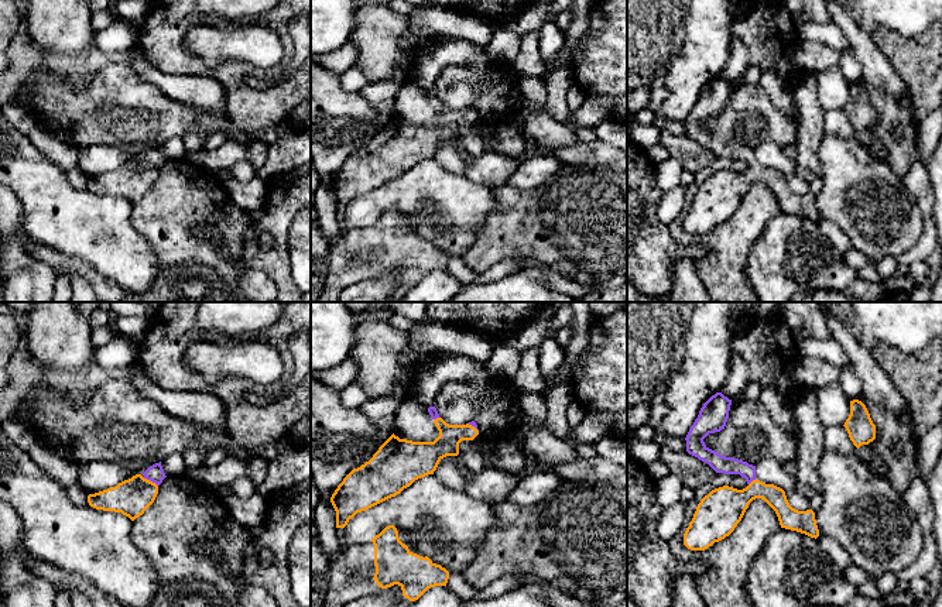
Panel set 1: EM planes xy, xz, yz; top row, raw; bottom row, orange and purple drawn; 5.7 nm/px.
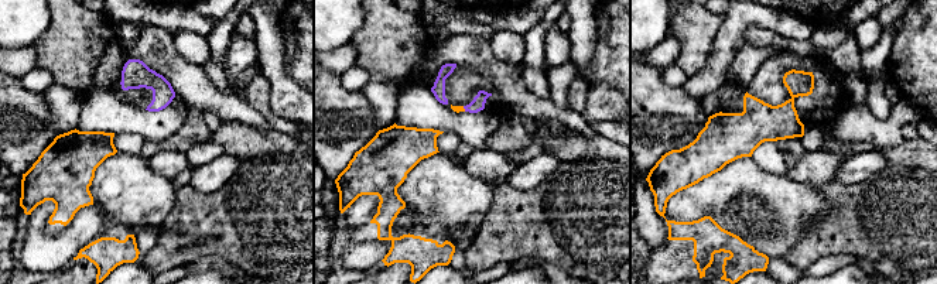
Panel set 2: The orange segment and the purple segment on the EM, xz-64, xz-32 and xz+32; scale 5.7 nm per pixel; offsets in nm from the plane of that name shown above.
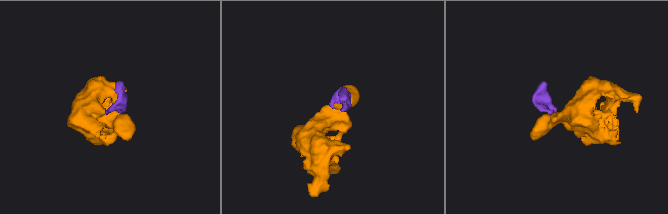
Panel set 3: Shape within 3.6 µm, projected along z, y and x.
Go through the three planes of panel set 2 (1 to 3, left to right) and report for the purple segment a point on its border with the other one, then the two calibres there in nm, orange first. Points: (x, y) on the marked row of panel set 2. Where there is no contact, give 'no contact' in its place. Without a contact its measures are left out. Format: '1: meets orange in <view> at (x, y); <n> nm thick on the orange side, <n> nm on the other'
1: no contact
2: meets orange in xz-32 at (464, 109); 40 nm thick on the orange side, 80 nm on the other
3: no contact

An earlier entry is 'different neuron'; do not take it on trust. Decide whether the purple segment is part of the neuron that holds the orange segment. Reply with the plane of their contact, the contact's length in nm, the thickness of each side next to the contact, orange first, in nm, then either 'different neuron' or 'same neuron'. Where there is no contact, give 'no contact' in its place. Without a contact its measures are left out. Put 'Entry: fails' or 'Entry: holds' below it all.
xy | 100 nm | 220/100 nm | same neuron
Entry: fails

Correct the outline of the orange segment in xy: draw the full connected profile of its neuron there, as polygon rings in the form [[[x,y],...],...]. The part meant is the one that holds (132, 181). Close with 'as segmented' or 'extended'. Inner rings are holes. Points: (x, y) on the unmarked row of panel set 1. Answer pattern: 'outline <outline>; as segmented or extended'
outline [[[160,145],[116,171],[89,178],[88,186],[96,193],[121,196],[134,205],[154,186],[158,169],[165,161]]]; extended

